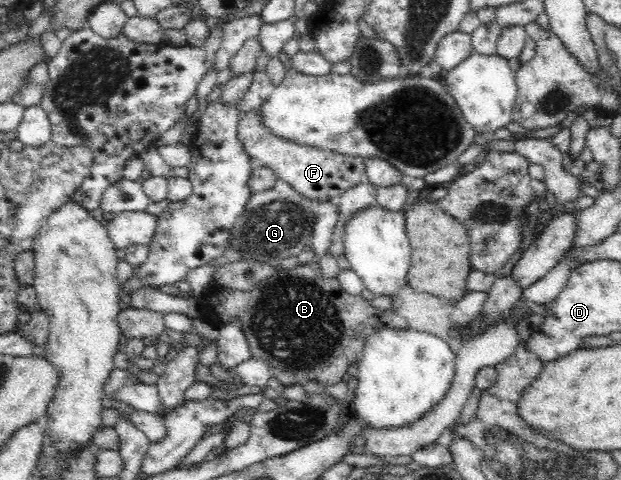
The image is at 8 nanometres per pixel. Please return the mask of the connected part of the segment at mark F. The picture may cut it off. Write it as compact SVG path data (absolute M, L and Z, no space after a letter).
M258 110L242 112L239 118L238 138L241 139L242 149L250 155L255 165L272 169L277 178L291 184L300 194L314 198L316 203L337 197L350 186L356 186L362 180L367 179L366 166L361 157L342 155L280 138L274 135L268 127L264 127L261 112Z

